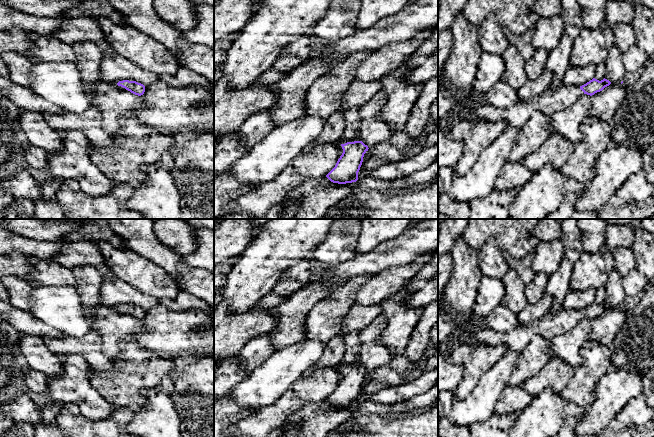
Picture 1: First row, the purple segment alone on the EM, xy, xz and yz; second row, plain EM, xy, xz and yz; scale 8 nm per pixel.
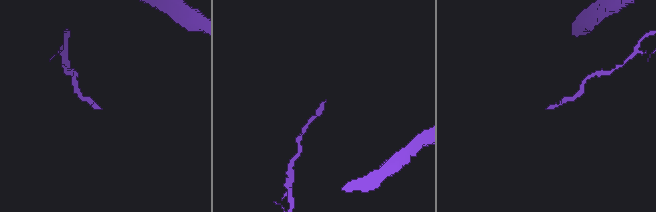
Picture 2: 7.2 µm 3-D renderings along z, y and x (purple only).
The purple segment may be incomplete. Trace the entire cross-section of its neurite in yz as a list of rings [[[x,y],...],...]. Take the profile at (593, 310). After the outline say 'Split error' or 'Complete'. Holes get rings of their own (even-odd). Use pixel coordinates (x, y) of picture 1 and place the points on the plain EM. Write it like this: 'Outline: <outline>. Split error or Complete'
Outline: [[[593,302],[582,310],[566,310],[560,308],[558,314],[548,313],[542,318],[533,321],[530,324],[521,325],[506,333],[494,331],[489,328],[477,328],[471,332],[461,332],[455,335],[451,344],[445,349],[453,346],[466,345],[484,345],[499,346],[504,345],[510,351],[522,352],[535,336],[541,336],[551,340],[553,337],[566,333],[574,328],[582,319],[594,319],[609,310],[611,306],[607,303],[601,305]]]. Split error

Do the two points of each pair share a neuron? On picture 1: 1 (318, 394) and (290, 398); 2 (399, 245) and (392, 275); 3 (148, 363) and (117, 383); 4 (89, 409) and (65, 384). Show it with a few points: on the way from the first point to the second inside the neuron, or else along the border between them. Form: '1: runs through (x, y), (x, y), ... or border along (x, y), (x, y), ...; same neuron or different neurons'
1: runs through (311, 394), (300, 394), (297, 397); same neuron
2: border along (416, 258), (408, 263), (386, 268), (374, 275); different neurons
3: runs through (140, 369), (136, 369), (125, 380); same neuron
4: runs through (89, 401), (73, 386); same neuron

